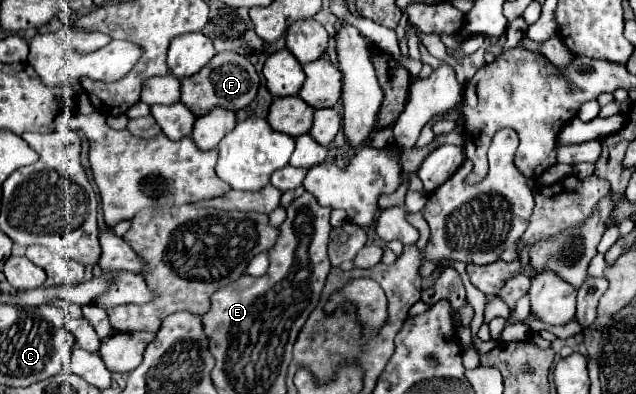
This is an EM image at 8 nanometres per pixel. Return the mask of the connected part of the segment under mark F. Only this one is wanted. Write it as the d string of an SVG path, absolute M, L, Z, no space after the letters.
M224 51L224 53L216 53L202 71L198 71L192 77L184 77L180 83L182 83L180 101L192 111L194 117L202 117L214 107L224 107L230 111L238 111L246 107L256 97L260 79L254 65L246 57L234 51Z

